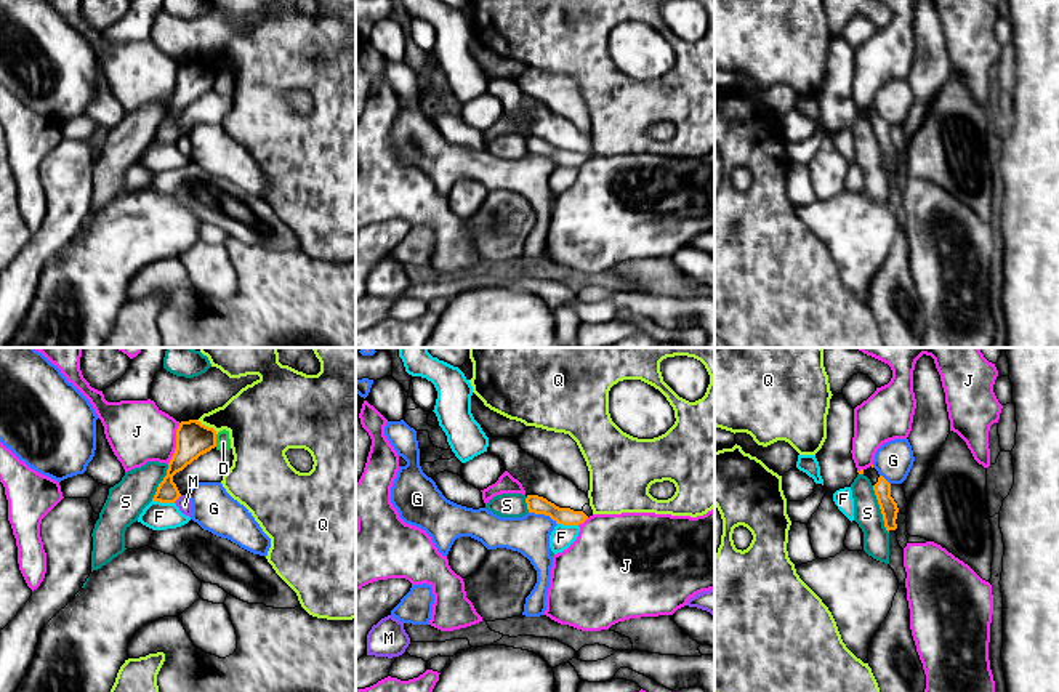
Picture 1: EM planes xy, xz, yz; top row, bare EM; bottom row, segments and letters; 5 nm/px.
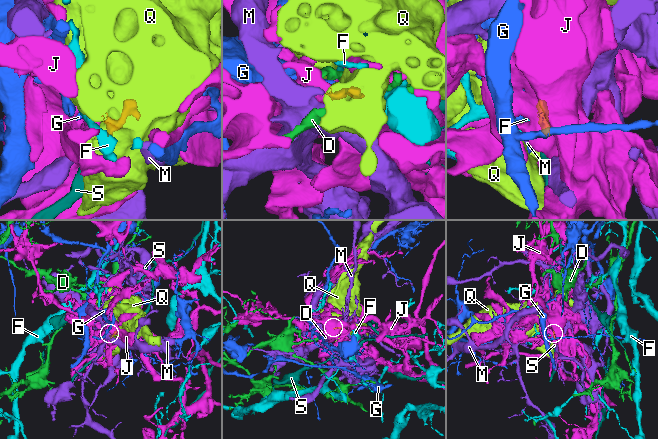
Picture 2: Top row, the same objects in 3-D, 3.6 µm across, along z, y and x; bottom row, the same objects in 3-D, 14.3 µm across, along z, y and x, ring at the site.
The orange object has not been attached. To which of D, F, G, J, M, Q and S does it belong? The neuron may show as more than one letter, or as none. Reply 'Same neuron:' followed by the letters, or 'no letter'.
Same neuron: no letter

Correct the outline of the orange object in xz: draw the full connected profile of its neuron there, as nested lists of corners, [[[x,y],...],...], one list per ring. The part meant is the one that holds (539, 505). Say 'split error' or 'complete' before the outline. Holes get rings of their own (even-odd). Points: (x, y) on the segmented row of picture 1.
complete; [[[527,495],[525,503],[529,513],[550,516],[556,524],[580,525],[588,519],[588,516],[583,511],[559,508],[538,495]]]

